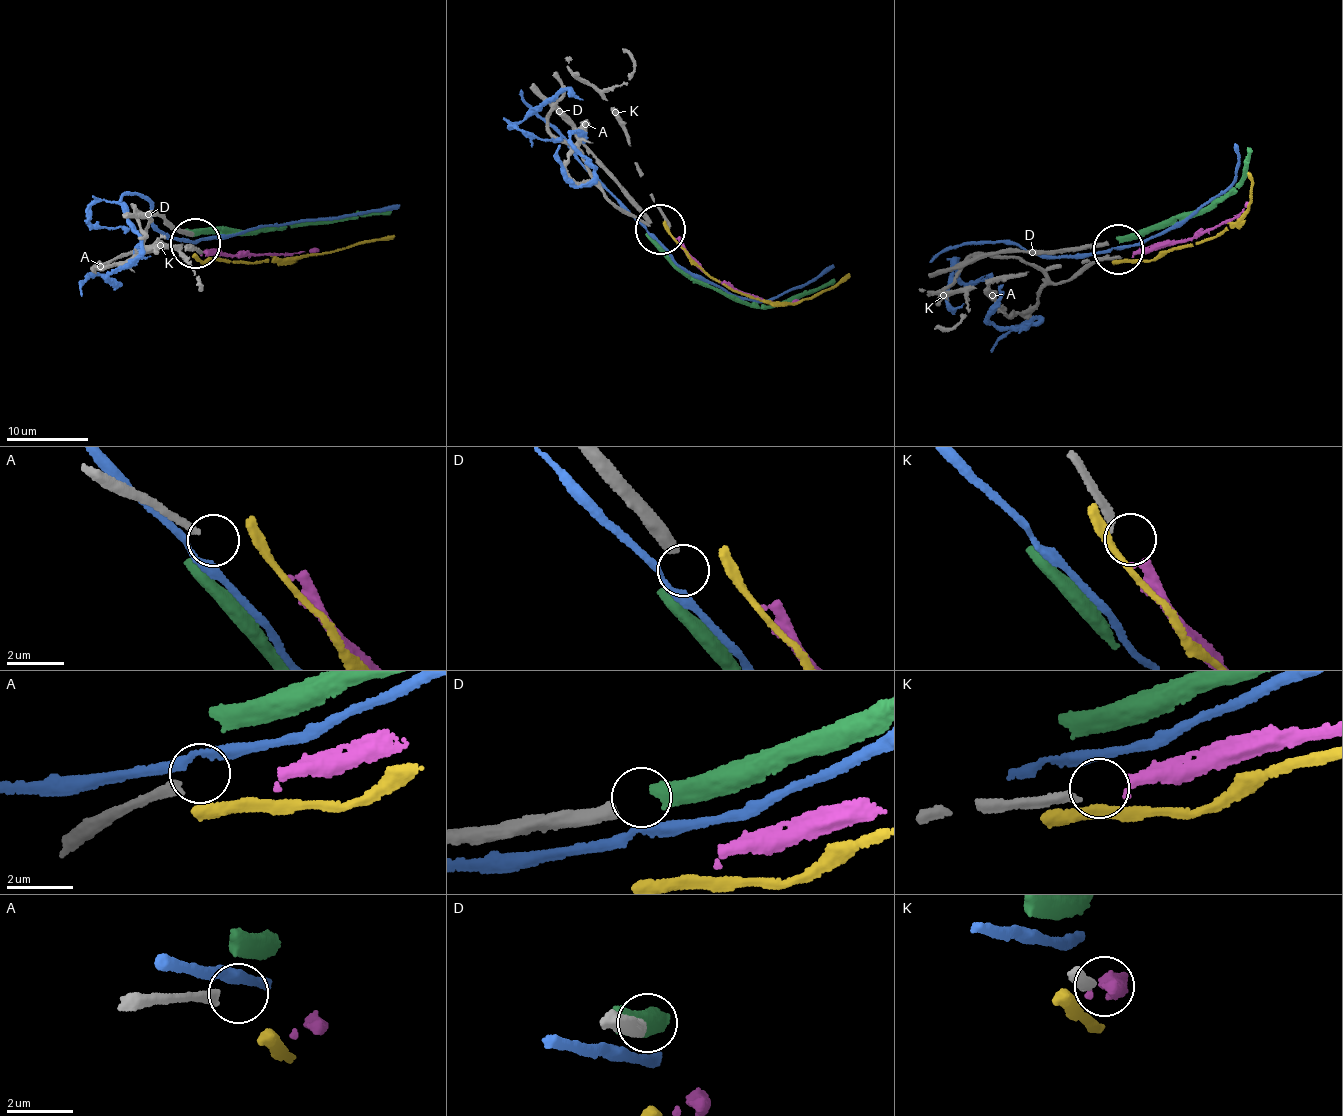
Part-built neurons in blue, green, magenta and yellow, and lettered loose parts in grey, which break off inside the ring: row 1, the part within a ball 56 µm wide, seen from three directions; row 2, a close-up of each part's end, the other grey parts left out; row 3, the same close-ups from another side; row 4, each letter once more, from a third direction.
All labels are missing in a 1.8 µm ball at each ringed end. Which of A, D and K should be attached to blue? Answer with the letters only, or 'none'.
none

